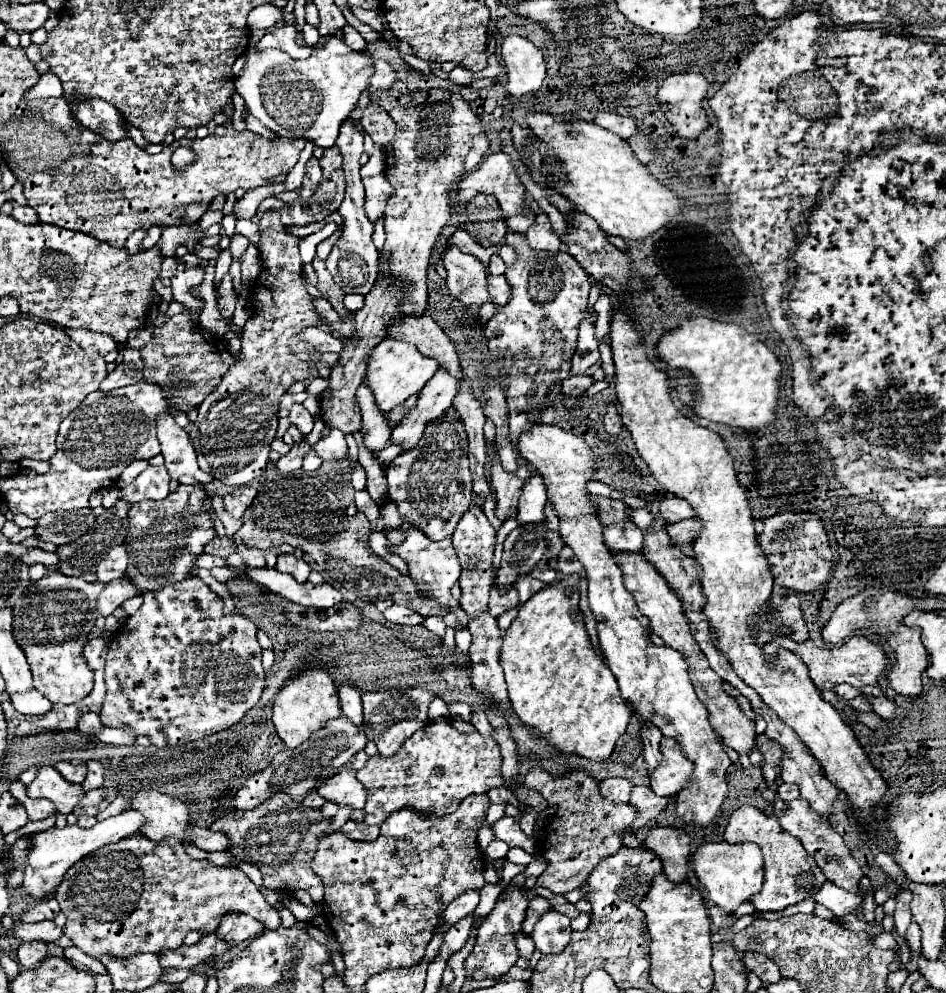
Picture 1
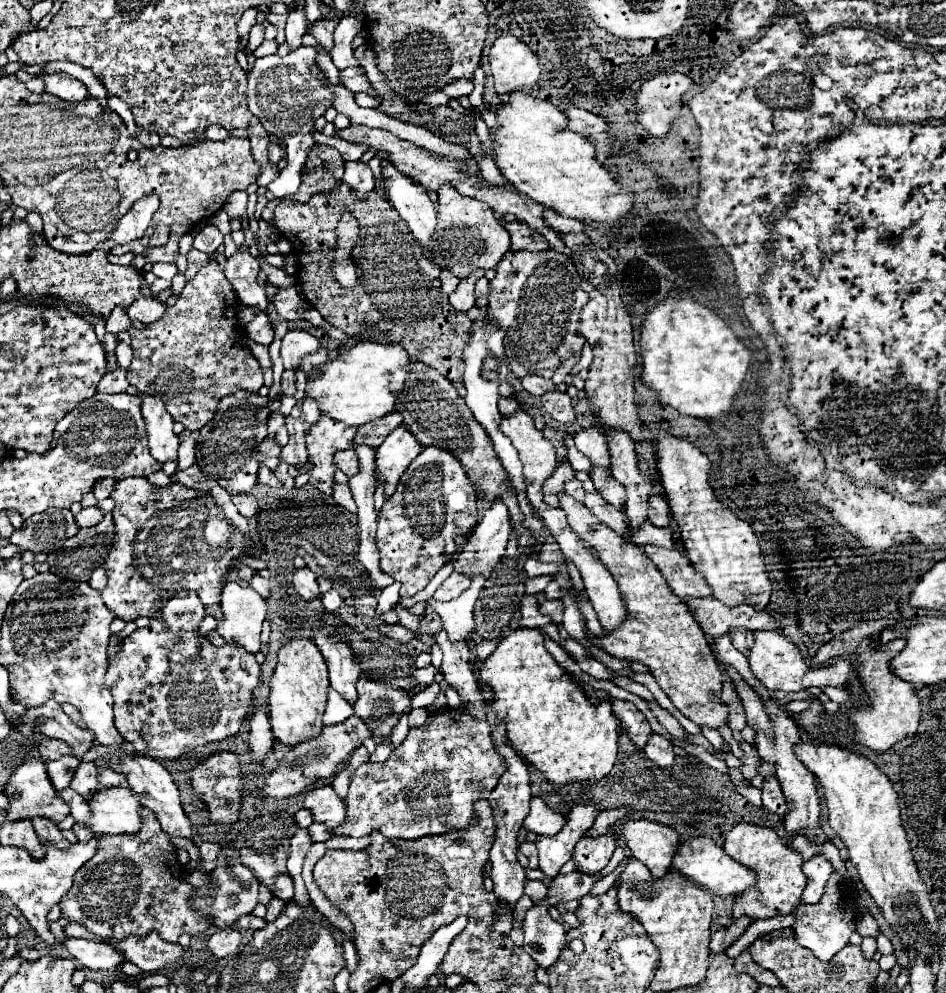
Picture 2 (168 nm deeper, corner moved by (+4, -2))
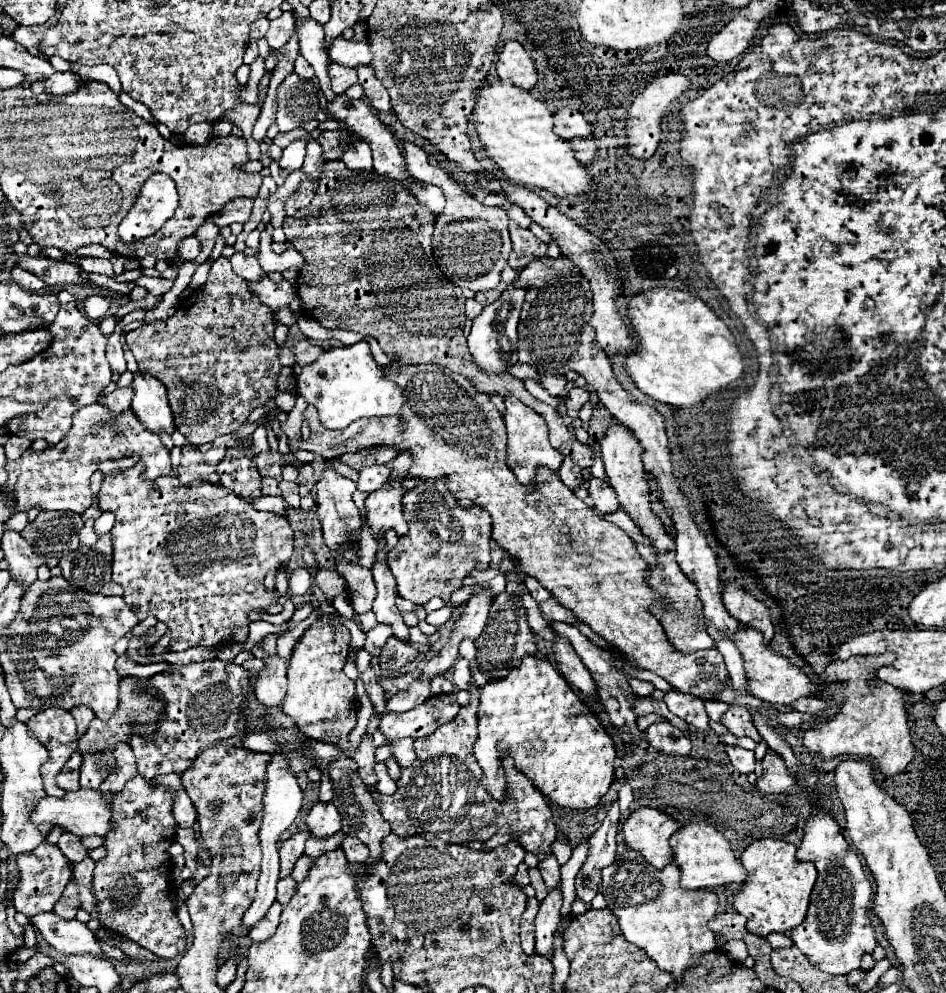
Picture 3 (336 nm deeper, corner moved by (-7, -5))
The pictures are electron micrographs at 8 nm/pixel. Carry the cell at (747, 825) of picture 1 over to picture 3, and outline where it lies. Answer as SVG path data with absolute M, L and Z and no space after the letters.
M779 839L753 841L741 855L741 863L747 869L747 883L735 895L733 907L747 917L747 931L765 937L773 931L787 933L795 929L807 915L809 897L817 881L817 869L811 863L803 863L795 857L795 845Z

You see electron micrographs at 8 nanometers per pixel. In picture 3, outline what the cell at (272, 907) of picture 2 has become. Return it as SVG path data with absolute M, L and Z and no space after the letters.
M273 903L271 909L267 911L267 915L251 929L249 937L253 941L263 941L263 939L271 937L275 933L275 927L279 925L279 917L281 917L281 905L279 903Z

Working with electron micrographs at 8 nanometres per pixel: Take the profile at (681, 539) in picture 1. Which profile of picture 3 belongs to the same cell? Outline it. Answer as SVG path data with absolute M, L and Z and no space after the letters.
M619 509L619 511L615 511L615 513L611 513L611 515L603 515L603 519L607 519L607 521L611 521L613 525L617 525L619 529L623 529L635 543L645 543L645 545L653 545L653 541L647 537L647 535L643 535L641 533L641 529L639 529L639 525L631 519L631 515L627 515L627 511L623 511L623 509Z

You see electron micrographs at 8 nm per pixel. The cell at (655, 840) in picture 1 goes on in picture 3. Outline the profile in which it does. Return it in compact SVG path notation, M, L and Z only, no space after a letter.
M641 807L631 813L629 819L625 819L621 831L627 847L639 851L655 869L663 869L673 861L669 839L679 831L679 825L669 815L657 809Z

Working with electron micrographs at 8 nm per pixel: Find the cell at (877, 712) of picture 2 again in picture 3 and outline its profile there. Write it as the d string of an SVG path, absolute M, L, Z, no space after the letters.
M855 655L851 659L835 659L827 665L821 675L823 683L841 681L845 683L845 703L841 711L823 723L819 729L809 729L803 735L803 745L811 753L821 753L825 759L835 755L861 755L873 757L883 775L901 773L907 763L915 757L915 743L911 737L905 691L883 683L875 685L875 671L883 665L891 665L895 655Z

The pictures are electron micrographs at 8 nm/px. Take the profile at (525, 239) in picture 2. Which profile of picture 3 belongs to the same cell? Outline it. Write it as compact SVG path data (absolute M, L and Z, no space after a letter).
M509 221L509 233L513 241L513 255L509 257L509 265L513 269L521 271L531 261L547 255L547 245L539 237L535 237L529 229L523 229L515 221Z

